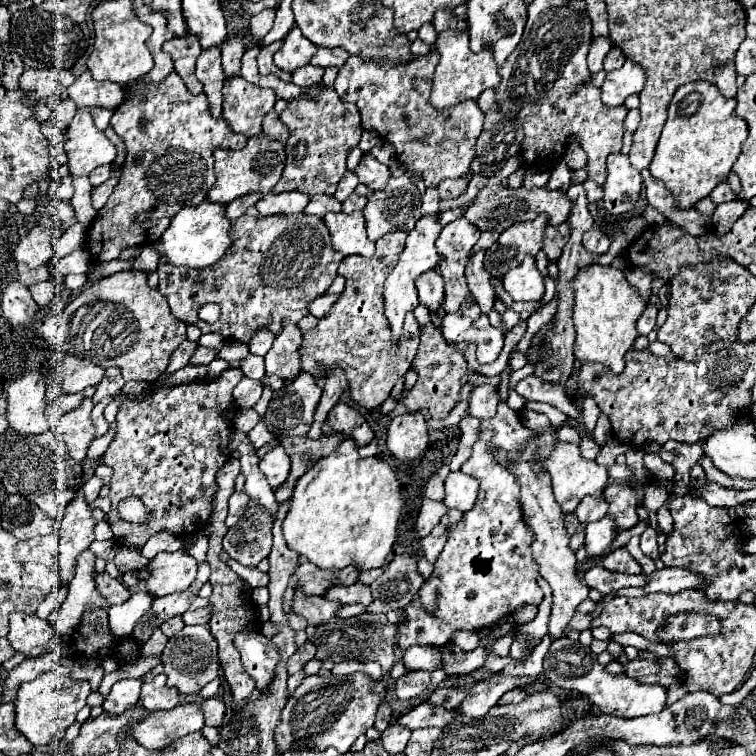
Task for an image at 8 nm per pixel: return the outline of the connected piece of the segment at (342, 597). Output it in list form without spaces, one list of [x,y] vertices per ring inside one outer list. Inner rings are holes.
[[[352,584],[352,586],[332,586],[326,594],[324,594],[326,600],[336,600],[340,604],[354,604],[354,602],[360,602],[364,606],[368,606],[372,602],[372,594],[370,594],[370,588],[368,586],[362,586],[362,584]]]

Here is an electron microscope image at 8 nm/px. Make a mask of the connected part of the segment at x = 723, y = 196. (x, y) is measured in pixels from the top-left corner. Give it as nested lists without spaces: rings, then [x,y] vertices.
[[[728,182],[718,184],[718,188],[714,188],[714,190],[710,192],[710,198],[712,198],[714,204],[722,204],[722,202],[736,200],[736,196],[734,196],[734,192],[730,190],[730,184],[728,184]]]

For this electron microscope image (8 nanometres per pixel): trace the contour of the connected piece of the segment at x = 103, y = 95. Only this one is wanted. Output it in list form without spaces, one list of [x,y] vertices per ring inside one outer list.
[[[82,72],[76,82],[68,88],[68,96],[76,102],[76,106],[102,106],[102,108],[118,108],[122,104],[122,86],[116,82],[98,82],[90,76],[90,72]]]

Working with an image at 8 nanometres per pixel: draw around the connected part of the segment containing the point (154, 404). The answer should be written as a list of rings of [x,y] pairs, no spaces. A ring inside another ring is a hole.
[[[228,368],[214,380],[196,380],[190,384],[178,386],[160,386],[144,400],[124,400],[116,414],[116,434],[110,442],[108,450],[102,456],[102,464],[114,470],[110,480],[110,500],[112,508],[108,514],[108,522],[112,526],[114,538],[124,546],[142,548],[144,542],[154,532],[172,532],[172,534],[188,534],[190,528],[204,528],[210,512],[212,512],[212,496],[216,494],[216,472],[228,460],[228,442],[232,434],[232,420],[228,418],[230,408],[234,406],[232,390],[244,378],[242,370]],[[128,496],[142,498],[146,510],[150,510],[148,522],[128,522],[118,514],[118,504]]]

